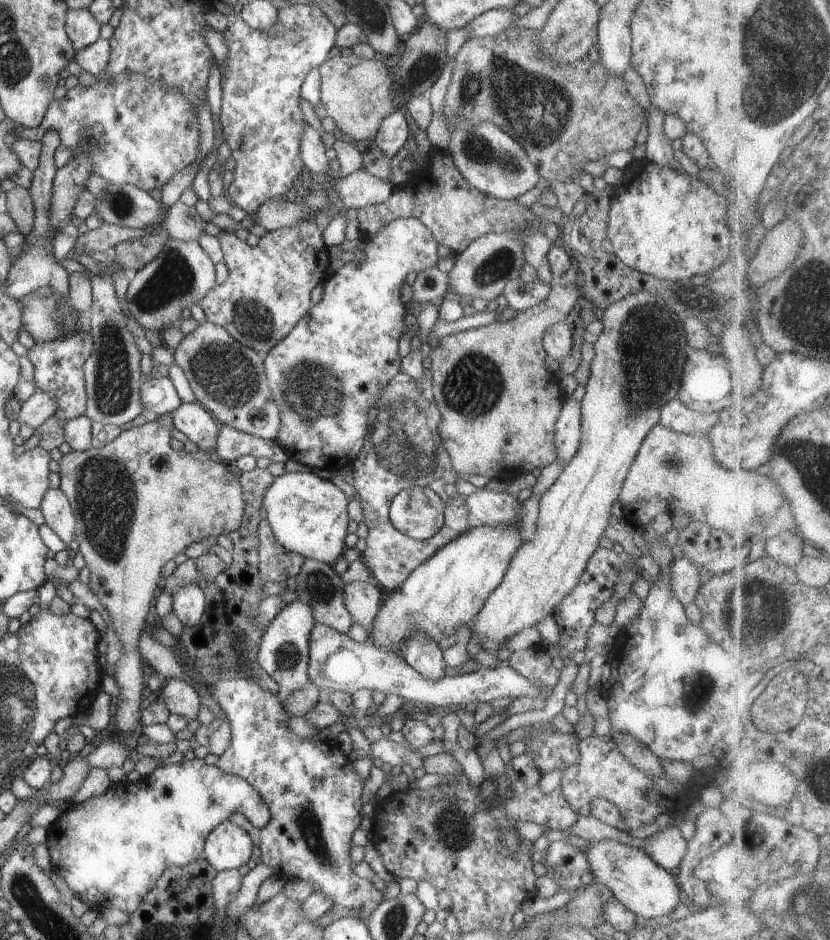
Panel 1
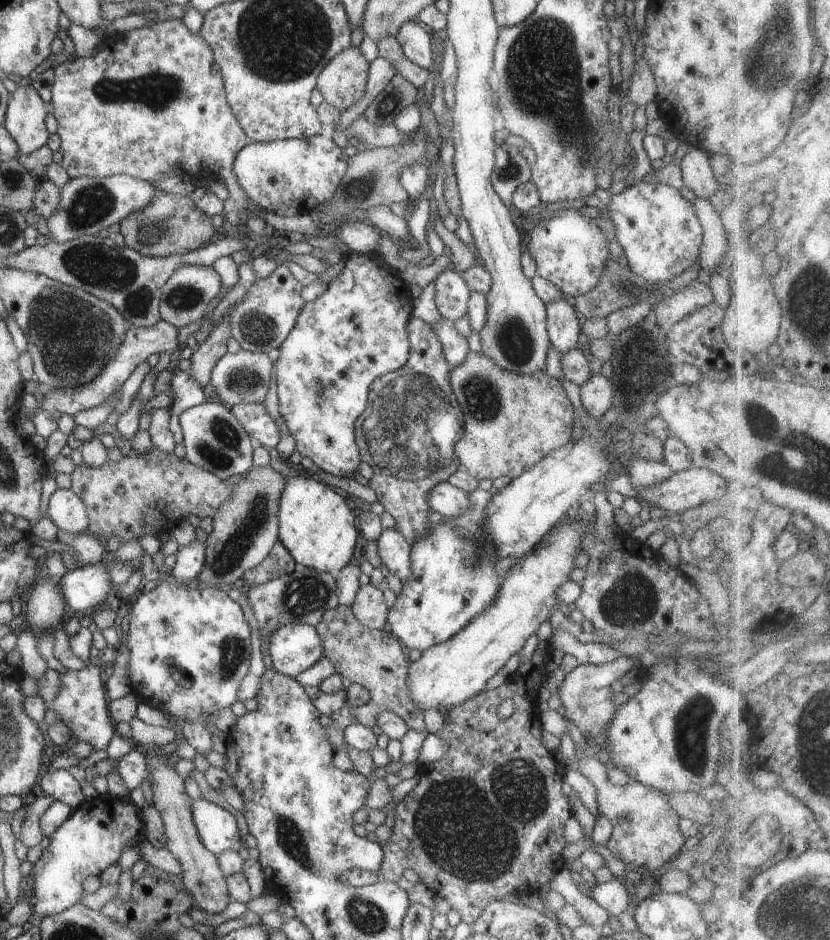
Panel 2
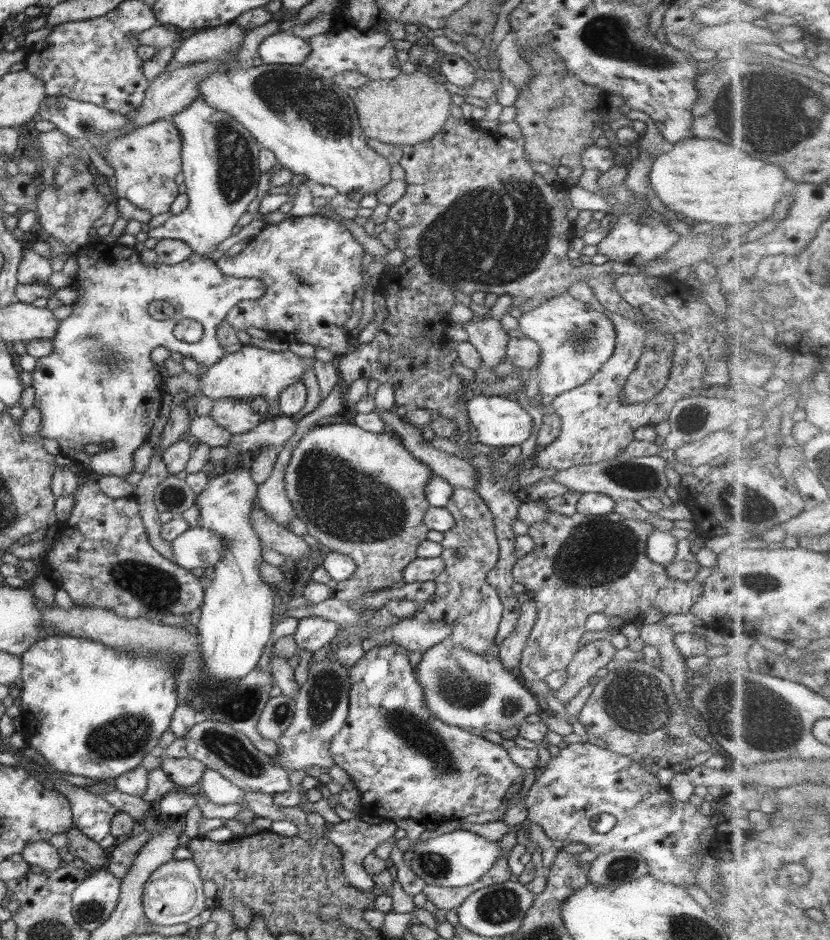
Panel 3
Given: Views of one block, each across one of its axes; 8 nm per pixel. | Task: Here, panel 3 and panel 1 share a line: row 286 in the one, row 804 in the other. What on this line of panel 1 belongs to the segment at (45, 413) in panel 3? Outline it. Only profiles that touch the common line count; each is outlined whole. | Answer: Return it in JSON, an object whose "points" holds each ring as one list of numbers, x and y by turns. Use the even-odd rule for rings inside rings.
{"points":[[183,758,177,763,160,764,156,767,154,772,143,777,141,781,132,782,124,780,118,783,112,783,111,787,104,794,97,797,87,798,78,804,72,804,72,806,64,811,55,820,54,824,48,828,45,843,49,848,51,865,53,866,54,871,63,878,63,881,66,882,68,888,72,890,74,897,83,900,89,906,90,910,96,910,97,907,101,907,101,909,103,907,114,907,131,915,134,910,138,908,138,904,142,902,142,898,156,886,156,881,160,878,160,875,164,872,166,867,184,866,185,864,190,864,191,862,194,862,194,860,201,858,210,831,214,830,214,827,222,824,222,822,228,821,230,815,234,813,243,814,255,827,258,828,262,828,271,817,269,808,262,800,260,793,257,793,247,780,236,775,225,773,223,770,220,770,218,765,208,765,204,759,195,758,188,761]]}

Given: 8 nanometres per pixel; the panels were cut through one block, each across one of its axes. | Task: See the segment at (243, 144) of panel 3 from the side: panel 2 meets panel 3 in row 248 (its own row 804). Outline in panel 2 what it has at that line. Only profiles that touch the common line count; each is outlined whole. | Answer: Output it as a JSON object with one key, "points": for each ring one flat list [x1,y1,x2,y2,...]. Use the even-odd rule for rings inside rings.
{"points":[[200,798,198,800,191,800,191,811,198,836,200,837,202,844,213,855,220,856,220,854,226,851,238,853,238,850,245,845,245,840,244,837,240,835,240,828,236,823,236,818,223,807,212,801]]}

